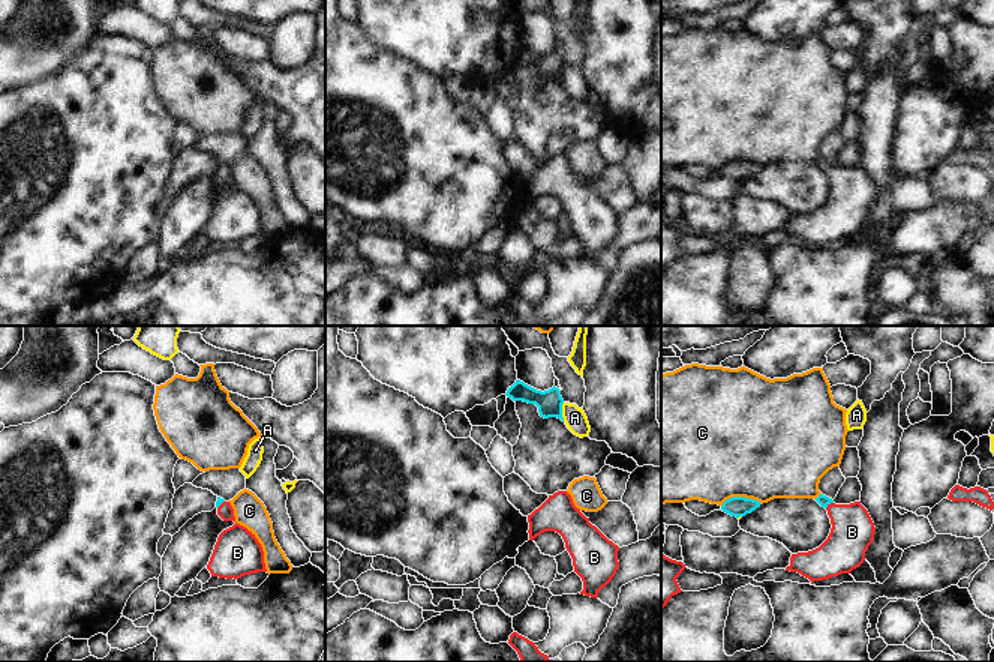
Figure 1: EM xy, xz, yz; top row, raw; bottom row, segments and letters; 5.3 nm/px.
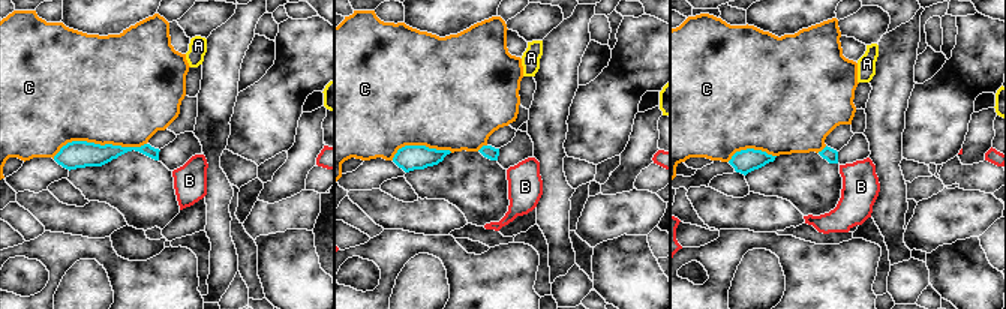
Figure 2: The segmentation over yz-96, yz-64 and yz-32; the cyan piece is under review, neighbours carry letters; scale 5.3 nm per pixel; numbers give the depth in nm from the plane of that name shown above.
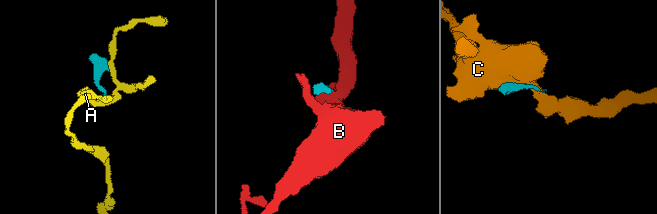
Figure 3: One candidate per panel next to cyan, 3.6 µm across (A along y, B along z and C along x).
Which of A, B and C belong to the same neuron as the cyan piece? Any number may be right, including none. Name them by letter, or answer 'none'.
B

